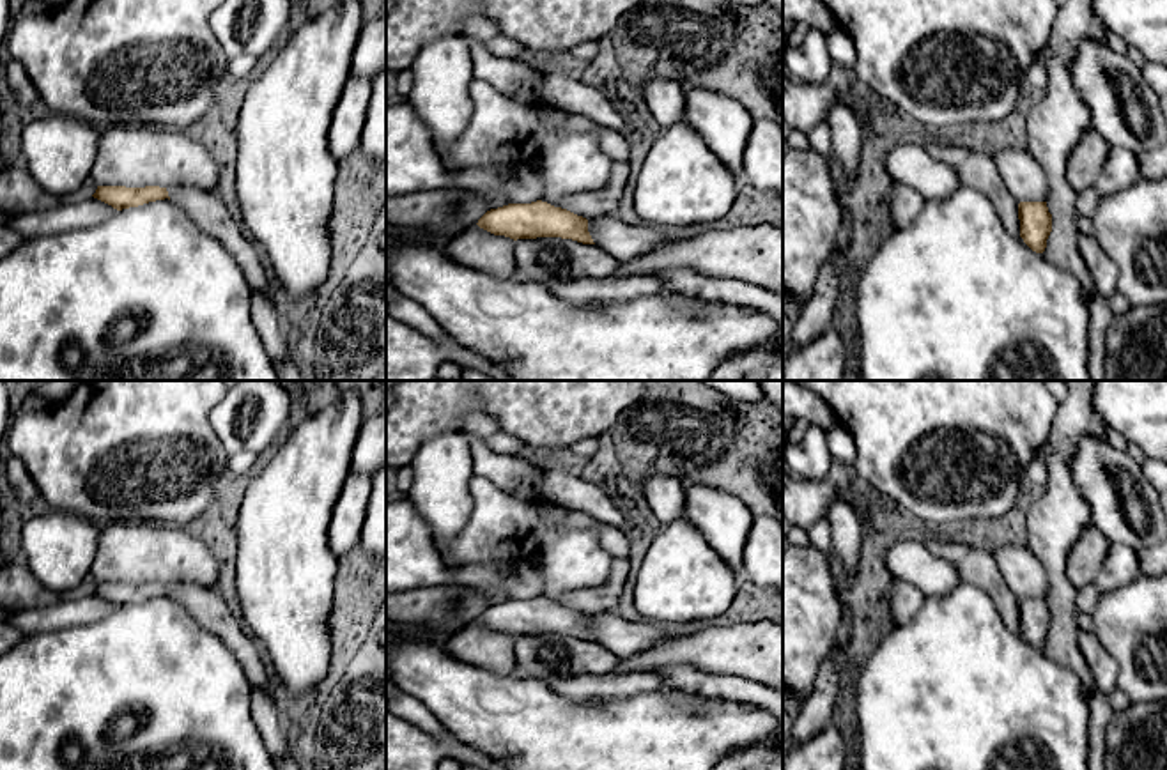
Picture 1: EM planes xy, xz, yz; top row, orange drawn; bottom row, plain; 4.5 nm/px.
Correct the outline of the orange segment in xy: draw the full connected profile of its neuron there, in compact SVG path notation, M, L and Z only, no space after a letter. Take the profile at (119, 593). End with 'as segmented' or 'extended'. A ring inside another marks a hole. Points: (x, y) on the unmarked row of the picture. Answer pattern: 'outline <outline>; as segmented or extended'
outline M97 582L92 593L112 602L117 607L138 604L156 597L165 595L170 597L166 584L159 582L145 582L145 584Z; as segmented

